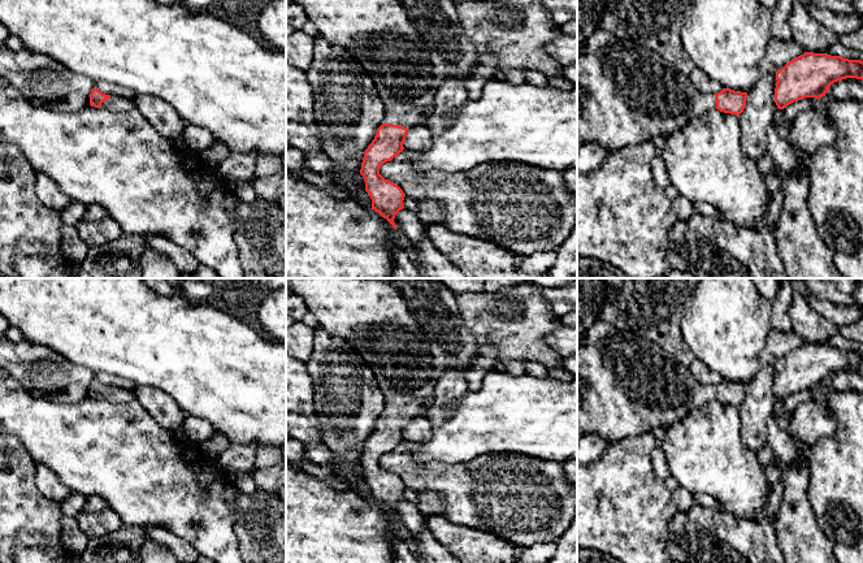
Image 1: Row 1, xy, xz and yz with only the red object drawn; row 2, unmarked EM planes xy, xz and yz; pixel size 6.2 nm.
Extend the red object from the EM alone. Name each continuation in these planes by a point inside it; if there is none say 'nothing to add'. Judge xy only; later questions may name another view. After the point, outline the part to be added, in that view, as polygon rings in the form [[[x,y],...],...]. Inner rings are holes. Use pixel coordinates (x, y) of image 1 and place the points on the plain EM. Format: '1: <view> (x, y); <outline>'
1: xy (115, 394); [[[110,386],[109,390],[101,394],[101,399],[112,403],[131,403],[136,400],[135,391]]]

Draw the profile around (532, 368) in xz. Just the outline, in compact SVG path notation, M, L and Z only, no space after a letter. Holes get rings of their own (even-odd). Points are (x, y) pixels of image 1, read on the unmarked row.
M535 361L524 363L524 368L526 374L534 377L543 378L548 376L548 368Z

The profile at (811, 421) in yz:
M820 397L799 404L789 420L788 434L792 437L798 459L807 463L802 450L814 446L821 438L836 432L836 417L829 412L827 403Z

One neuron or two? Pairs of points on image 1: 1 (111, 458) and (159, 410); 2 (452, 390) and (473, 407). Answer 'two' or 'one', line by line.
1: two
2: two

